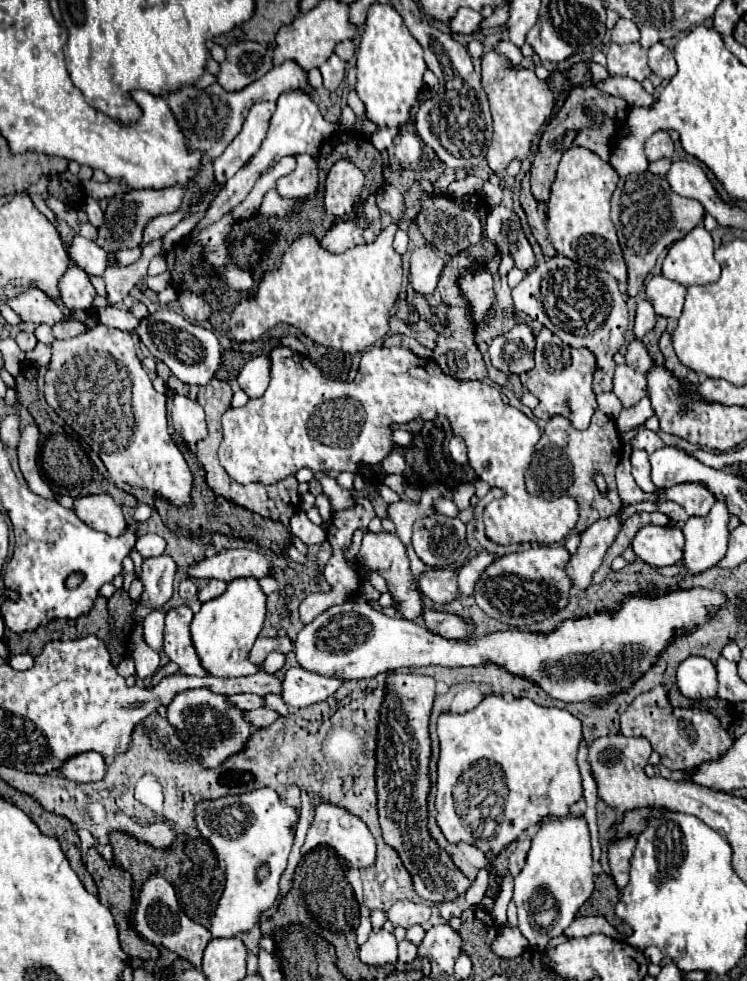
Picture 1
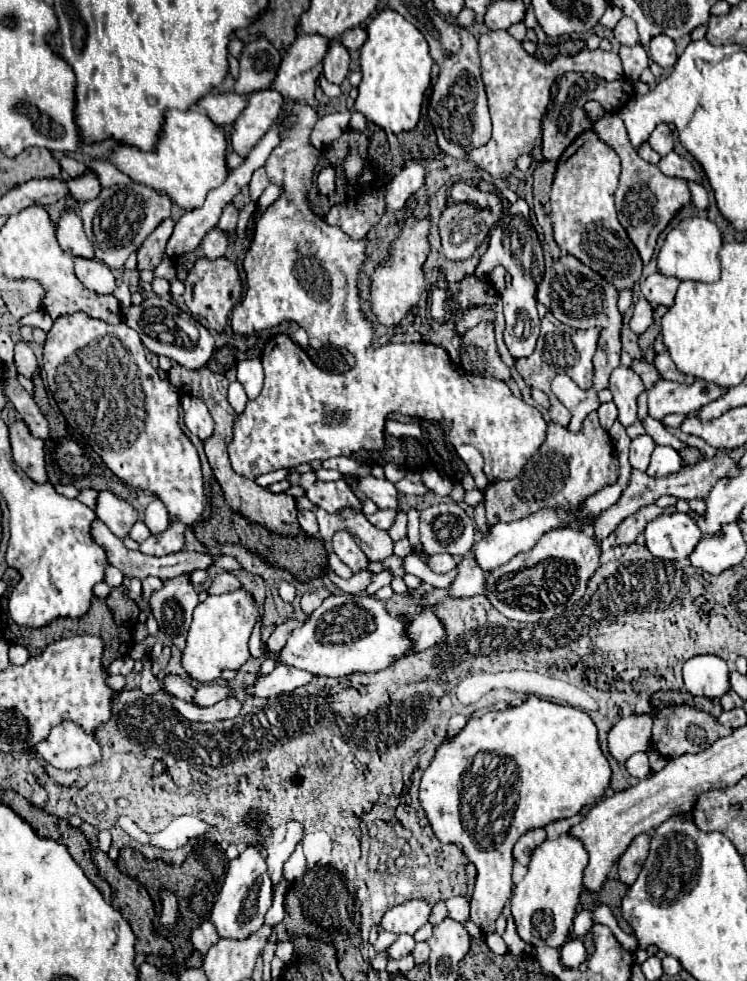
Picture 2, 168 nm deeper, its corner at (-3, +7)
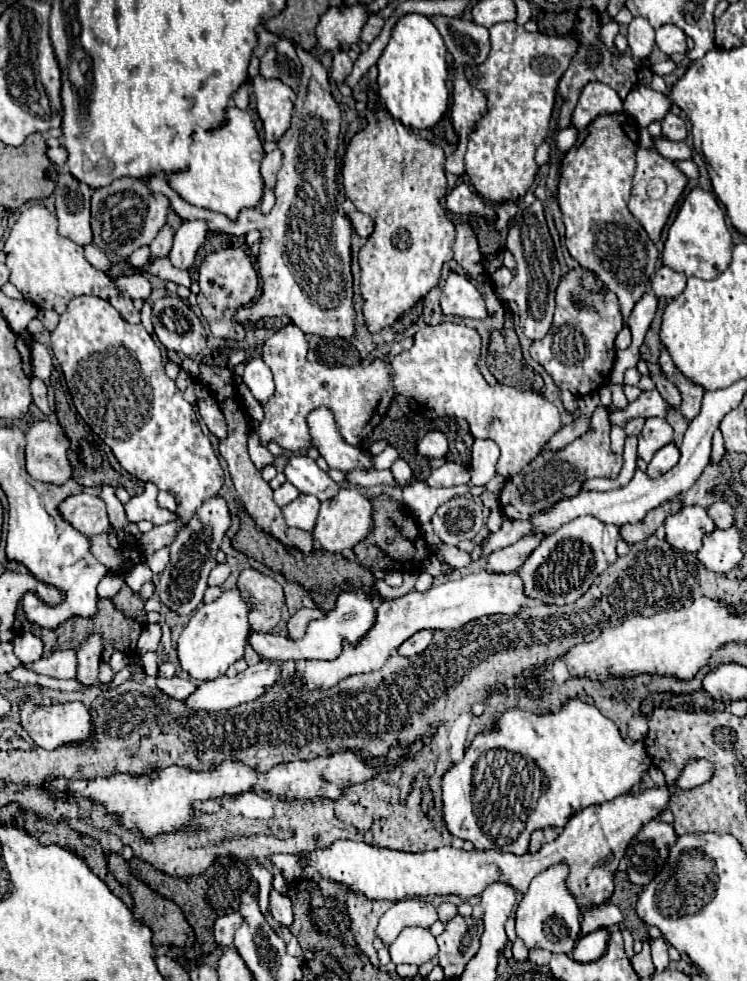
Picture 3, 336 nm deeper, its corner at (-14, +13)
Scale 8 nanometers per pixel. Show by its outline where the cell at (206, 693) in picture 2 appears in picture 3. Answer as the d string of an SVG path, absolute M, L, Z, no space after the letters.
M174 676L174 678L156 678L156 688L174 700L184 700L186 696L190 696L190 692L194 692L196 684Z

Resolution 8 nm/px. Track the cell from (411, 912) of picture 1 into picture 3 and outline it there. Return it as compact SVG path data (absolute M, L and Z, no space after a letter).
M422 898L400 900L384 912L384 916L376 926L376 936L384 944L392 944L404 928L408 926L430 928L436 920L438 920L436 908L428 900L422 900Z

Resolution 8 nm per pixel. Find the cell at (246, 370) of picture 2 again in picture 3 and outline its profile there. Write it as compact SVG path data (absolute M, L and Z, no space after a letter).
M260 358L246 362L242 380L244 380L244 384L248 386L250 394L252 394L260 404L266 404L268 398L274 394L272 372L270 372L270 368L268 368Z

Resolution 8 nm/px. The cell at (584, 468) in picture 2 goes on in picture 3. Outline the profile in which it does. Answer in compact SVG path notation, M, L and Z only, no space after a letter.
M598 406L590 418L590 428L586 434L558 452L540 452L540 456L536 456L526 468L508 478L500 492L500 504L510 520L528 520L534 512L546 508L548 504L578 494L588 478L616 478L620 468L622 456L616 456L610 450L610 424L606 420L606 408Z

